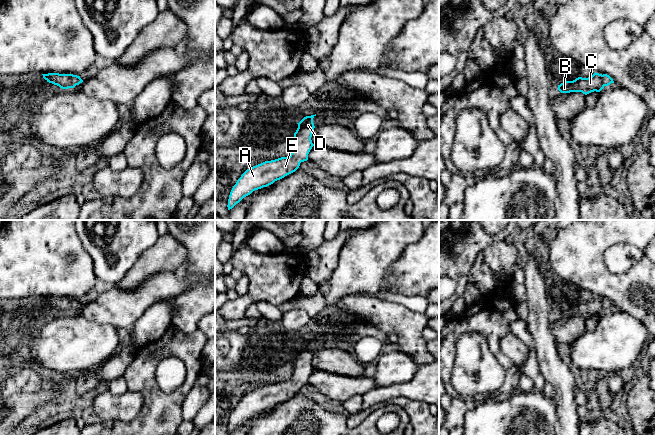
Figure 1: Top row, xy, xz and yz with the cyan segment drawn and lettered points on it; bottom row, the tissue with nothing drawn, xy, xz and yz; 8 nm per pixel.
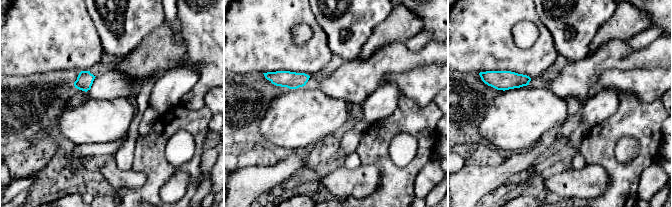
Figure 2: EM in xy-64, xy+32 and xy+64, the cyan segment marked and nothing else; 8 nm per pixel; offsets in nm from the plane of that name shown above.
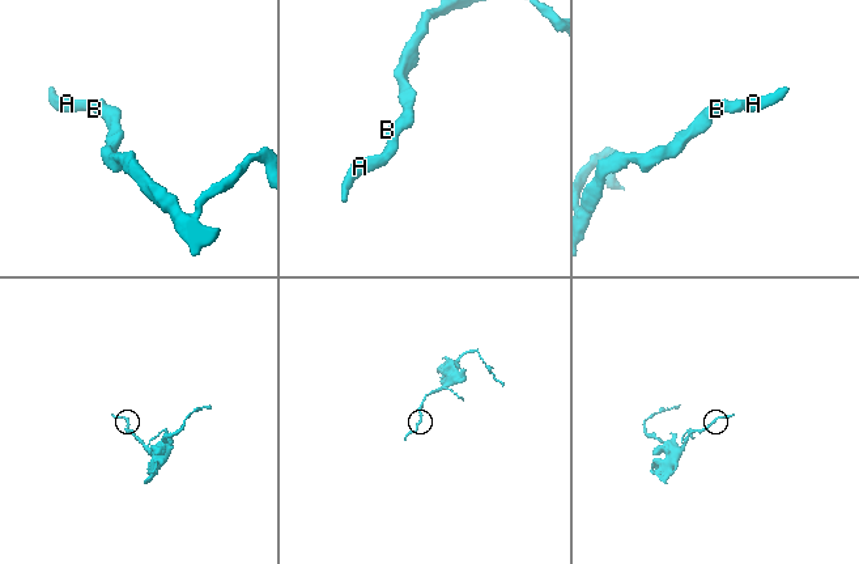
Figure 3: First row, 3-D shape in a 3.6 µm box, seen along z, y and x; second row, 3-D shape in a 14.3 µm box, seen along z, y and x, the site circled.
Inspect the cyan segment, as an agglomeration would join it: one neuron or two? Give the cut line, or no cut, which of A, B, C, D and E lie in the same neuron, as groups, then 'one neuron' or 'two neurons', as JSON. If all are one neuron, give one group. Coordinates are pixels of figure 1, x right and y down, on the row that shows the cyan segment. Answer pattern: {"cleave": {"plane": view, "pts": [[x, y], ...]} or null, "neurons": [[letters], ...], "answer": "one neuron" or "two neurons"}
{"cleave": null, "neurons": [["A", "B", "C", "D", "E"]], "answer": "one neuron"}

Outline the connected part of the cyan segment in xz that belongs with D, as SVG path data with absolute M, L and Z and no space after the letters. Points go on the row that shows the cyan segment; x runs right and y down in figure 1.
M306 116L298 124L294 133L294 148L289 157L281 157L247 169L233 186L229 199L228 210L232 209L244 197L253 191L267 187L275 181L295 172L301 162L308 160L308 154L314 144L311 137L315 128L313 118L316 116Z

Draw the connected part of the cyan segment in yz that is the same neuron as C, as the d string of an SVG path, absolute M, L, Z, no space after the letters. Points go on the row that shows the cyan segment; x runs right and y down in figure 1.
M594 73L591 77L578 77L573 81L565 81L558 85L561 93L582 92L587 95L591 92L600 92L605 86L614 83L613 79L607 74Z

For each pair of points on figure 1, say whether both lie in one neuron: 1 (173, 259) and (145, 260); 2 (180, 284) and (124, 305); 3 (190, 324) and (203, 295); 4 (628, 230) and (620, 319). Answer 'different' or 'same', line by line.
1: same
2: same
3: same
4: different

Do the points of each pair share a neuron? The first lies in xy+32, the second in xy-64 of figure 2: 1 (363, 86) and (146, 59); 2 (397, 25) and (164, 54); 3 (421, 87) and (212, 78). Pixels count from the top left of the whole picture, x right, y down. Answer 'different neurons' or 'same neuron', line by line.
1: different neurons
2: same neuron
3: same neuron

